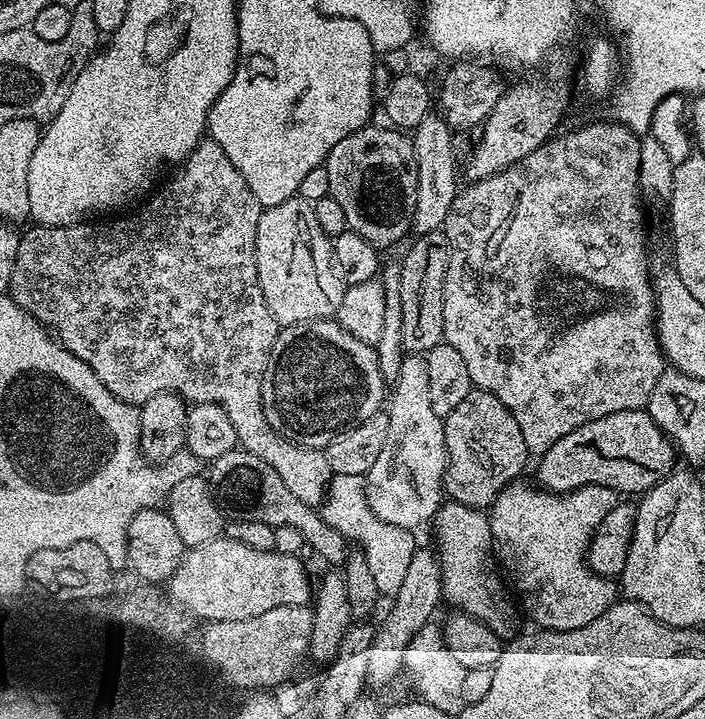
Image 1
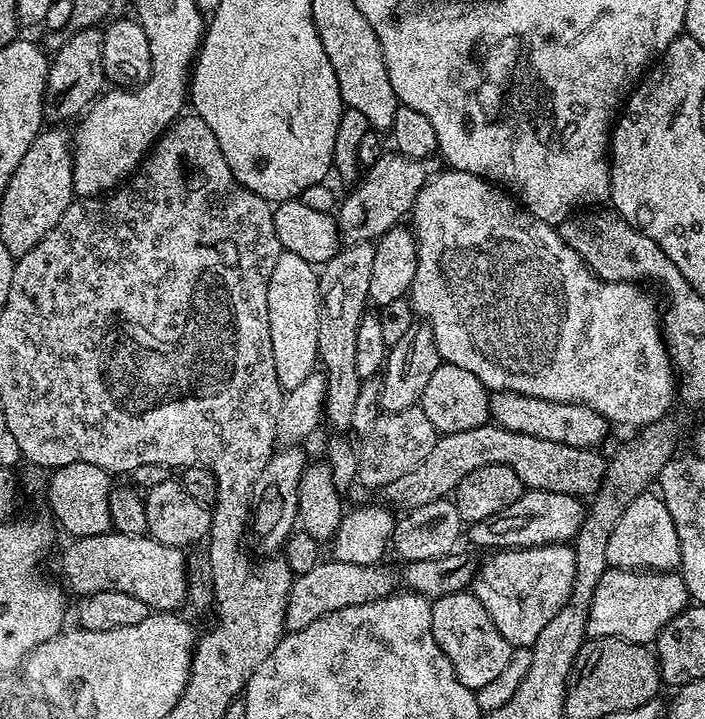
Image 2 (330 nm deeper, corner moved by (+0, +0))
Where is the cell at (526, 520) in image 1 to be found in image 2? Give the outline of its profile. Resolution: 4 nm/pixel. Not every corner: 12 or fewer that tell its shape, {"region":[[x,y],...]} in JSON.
{"region":[[638,494],[606,542],[609,568],[679,569],[674,518]]}

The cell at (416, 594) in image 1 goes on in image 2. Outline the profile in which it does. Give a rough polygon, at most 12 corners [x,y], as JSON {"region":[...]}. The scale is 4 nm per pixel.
{"region":[[526,490],[467,525],[487,550],[568,544],[581,497]]}

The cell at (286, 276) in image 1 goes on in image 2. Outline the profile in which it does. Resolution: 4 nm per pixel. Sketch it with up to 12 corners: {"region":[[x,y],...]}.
{"region":[[281,251],[266,310],[286,390],[320,359],[320,278]]}

